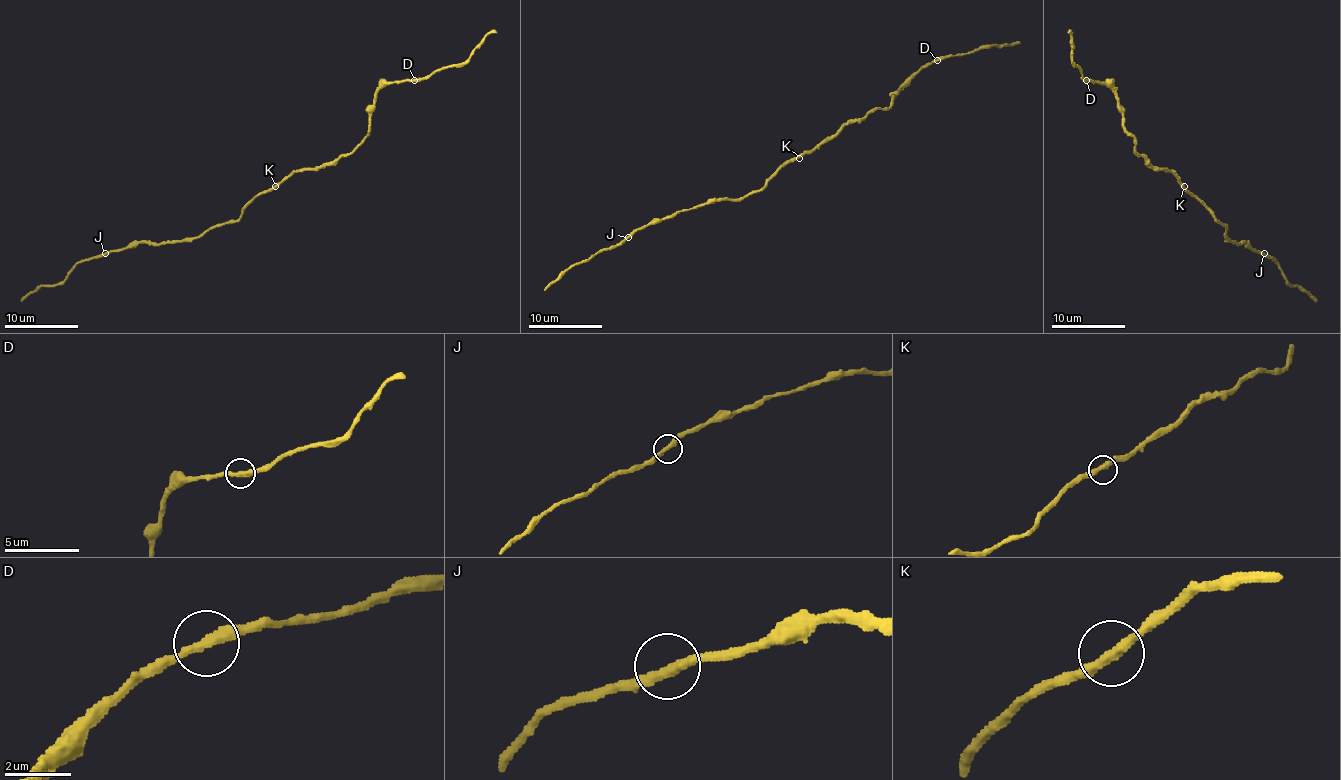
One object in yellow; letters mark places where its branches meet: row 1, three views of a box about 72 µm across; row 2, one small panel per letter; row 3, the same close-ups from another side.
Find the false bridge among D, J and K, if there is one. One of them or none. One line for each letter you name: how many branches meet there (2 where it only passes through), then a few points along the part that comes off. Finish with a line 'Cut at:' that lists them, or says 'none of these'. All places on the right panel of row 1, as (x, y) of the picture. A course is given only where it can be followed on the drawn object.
Cut at: none of these

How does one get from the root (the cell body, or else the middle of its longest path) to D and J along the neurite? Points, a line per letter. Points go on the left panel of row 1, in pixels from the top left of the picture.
D: (275, 186), (296, 171), (318, 169), (348, 154), (370, 128), (370, 110), (375, 93), (388, 82), (414, 80)
J: (275, 186), (264, 190), (234, 221), (207, 229), (194, 238), (164, 243), (131, 243), (123, 249), (105, 253)

